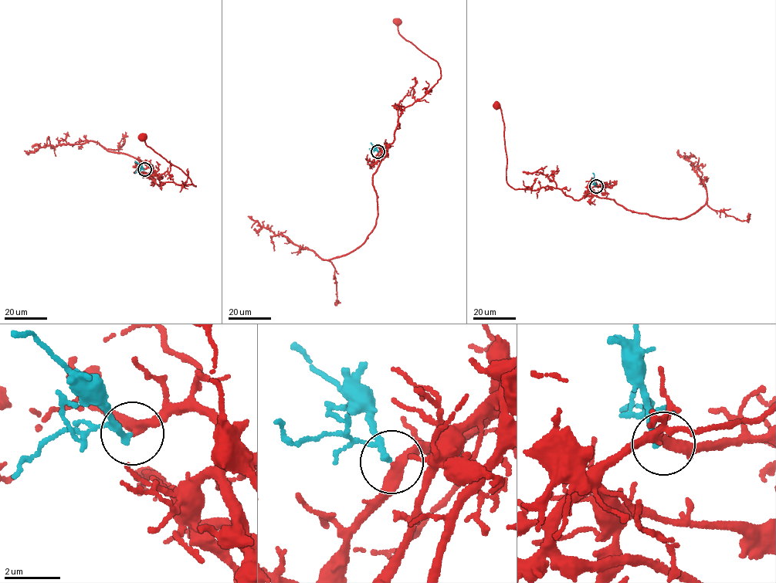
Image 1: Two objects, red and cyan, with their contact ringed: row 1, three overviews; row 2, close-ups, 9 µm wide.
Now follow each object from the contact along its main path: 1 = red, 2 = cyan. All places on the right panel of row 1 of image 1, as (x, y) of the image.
1: (596, 186), (577, 200), (547, 185), (535, 191), (512, 188), (506, 181), (504, 123), (501, 110), (496, 106)
2: (596, 186), (593, 173)

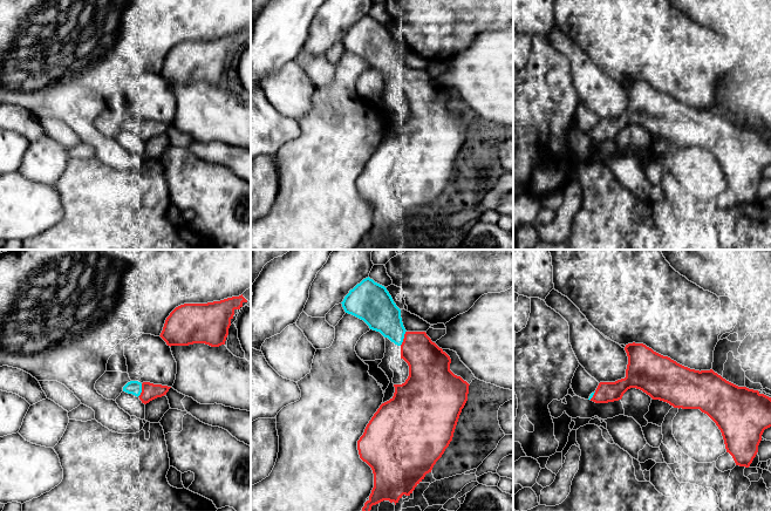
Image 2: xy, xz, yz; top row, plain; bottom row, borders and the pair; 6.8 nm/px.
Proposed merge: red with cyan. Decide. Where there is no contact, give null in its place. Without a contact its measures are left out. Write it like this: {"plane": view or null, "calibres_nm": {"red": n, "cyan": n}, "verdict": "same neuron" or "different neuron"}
{"plane": "xz", "calibres_nm": {"red": 280, "cyan": 240}, "verdict": "same neuron"}

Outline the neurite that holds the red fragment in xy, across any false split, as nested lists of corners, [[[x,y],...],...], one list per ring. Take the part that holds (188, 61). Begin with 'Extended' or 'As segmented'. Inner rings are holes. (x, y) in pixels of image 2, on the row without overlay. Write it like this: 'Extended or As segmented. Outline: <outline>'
As segmented. Outline: [[[241,33],[207,41],[184,41],[166,55],[161,75],[168,83],[225,82],[234,48],[247,38]]]

